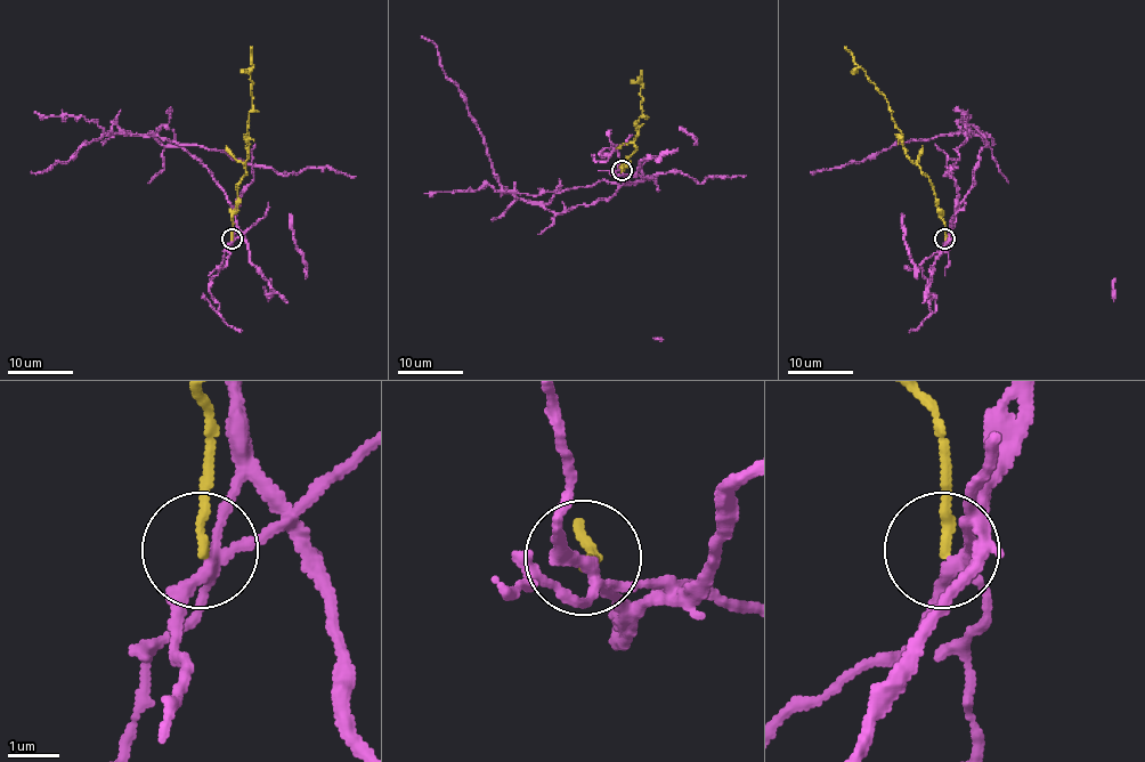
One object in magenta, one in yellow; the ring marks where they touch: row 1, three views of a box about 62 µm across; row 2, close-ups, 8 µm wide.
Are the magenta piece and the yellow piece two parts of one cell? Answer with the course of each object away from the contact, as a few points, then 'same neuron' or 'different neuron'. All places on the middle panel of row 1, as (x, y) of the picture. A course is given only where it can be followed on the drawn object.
magenta runs (623, 170), (609, 199), (570, 210), (516, 195), (670, 172), (700, 184), (746, 176); yellow runs (620, 170), (635, 150), (634, 138), (642, 114), (640, 70); different neuron

